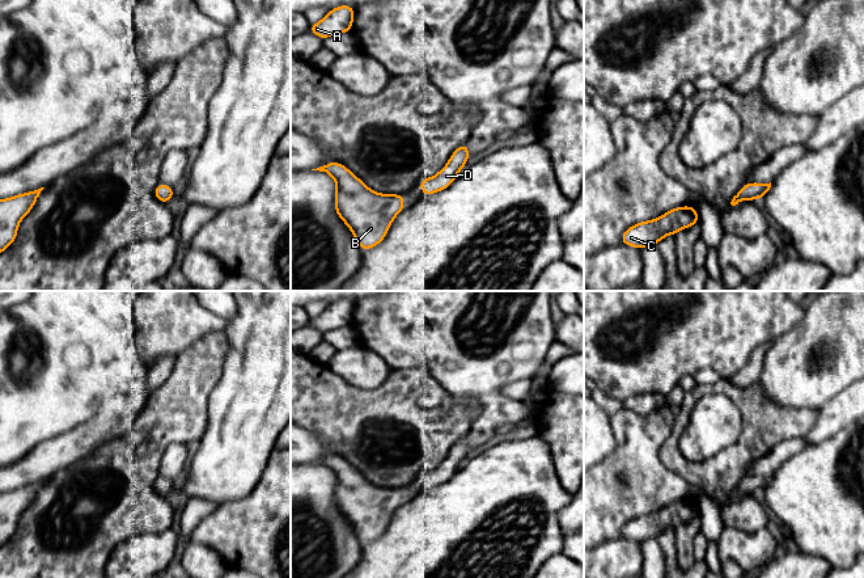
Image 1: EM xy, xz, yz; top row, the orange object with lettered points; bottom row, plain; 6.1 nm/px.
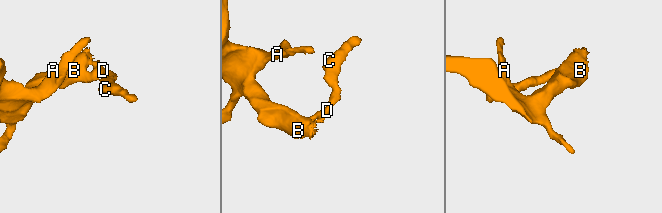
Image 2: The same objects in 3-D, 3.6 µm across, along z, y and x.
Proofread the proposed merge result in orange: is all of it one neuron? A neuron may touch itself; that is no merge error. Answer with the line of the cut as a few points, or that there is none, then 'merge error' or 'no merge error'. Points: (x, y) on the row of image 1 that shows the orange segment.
no cut | no merge error

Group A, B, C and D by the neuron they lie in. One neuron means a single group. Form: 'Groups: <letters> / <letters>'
Groups: A B C D

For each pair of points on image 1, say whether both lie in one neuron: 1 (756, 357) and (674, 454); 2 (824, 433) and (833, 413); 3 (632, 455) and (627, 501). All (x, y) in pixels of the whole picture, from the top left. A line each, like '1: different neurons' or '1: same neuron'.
1: different neurons
2: same neuron
3: same neuron

